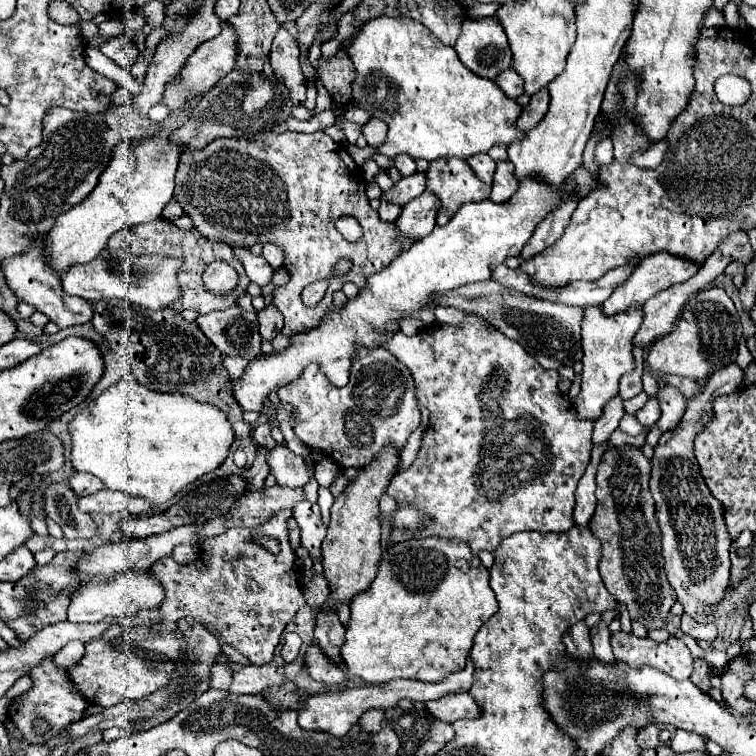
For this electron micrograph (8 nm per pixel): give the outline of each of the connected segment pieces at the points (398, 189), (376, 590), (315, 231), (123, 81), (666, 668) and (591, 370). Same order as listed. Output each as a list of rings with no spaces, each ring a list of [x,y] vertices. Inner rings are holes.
[[[415,172],[413,176],[401,178],[389,192],[385,192],[385,198],[393,204],[405,206],[407,202],[411,202],[413,198],[417,198],[423,190],[425,190],[425,174],[423,172]]]
[[[423,538],[423,540],[407,540],[401,544],[391,546],[389,552],[383,554],[381,564],[379,564],[379,572],[375,576],[375,580],[371,582],[371,586],[367,588],[367,592],[357,594],[351,600],[351,620],[347,626],[347,634],[345,634],[345,644],[341,646],[341,656],[345,660],[345,668],[351,676],[359,676],[363,678],[367,684],[375,684],[375,686],[383,686],[389,680],[395,678],[411,678],[411,680],[423,680],[423,682],[439,682],[441,678],[445,678],[451,672],[459,672],[465,668],[467,660],[469,660],[469,652],[473,646],[473,636],[479,632],[479,628],[497,612],[497,600],[495,600],[495,592],[489,586],[489,570],[481,564],[481,560],[477,556],[471,554],[469,546],[465,540],[459,538]]]
[[[261,132],[255,136],[239,136],[239,138],[217,138],[201,152],[183,154],[179,160],[179,168],[175,174],[175,200],[183,206],[185,214],[195,222],[195,228],[207,238],[227,242],[235,248],[249,248],[253,244],[273,242],[281,246],[285,252],[285,268],[291,274],[287,286],[277,288],[273,294],[273,304],[285,318],[283,334],[293,336],[305,330],[317,328],[333,306],[333,292],[341,290],[345,282],[353,282],[359,290],[365,288],[365,282],[371,274],[381,272],[393,258],[401,252],[409,250],[417,240],[403,236],[393,222],[379,220],[377,210],[369,206],[365,196],[365,182],[361,178],[359,166],[349,156],[343,144],[333,142],[323,132],[301,134],[301,132]],[[341,216],[355,216],[361,222],[363,238],[357,242],[347,242],[335,228],[335,222]],[[349,258],[353,268],[347,276],[333,276],[333,266],[337,260]],[[329,278],[329,288],[323,300],[309,308],[301,300],[301,292],[305,286]]]
[[[87,48],[87,50],[85,50],[85,60],[87,60],[87,64],[89,64],[95,72],[99,72],[99,74],[103,74],[103,76],[119,82],[123,88],[127,88],[131,96],[140,92],[141,87],[134,80],[133,76],[131,76],[127,70],[119,68],[119,66],[117,66],[115,62],[111,62],[109,58],[105,58],[105,56],[101,54],[101,50],[97,50],[97,48]]]
[[[617,632],[611,636],[611,648],[619,662],[641,668],[651,666],[677,680],[687,680],[693,670],[693,658],[683,640],[671,636],[665,642],[655,642],[651,638],[637,638],[633,634]]]
[[[585,306],[585,318],[581,322],[581,346],[583,346],[583,372],[581,392],[575,398],[579,418],[597,420],[603,414],[603,406],[609,398],[619,394],[619,378],[633,370],[633,336],[643,320],[641,306],[631,306],[627,312],[605,316],[601,306]]]

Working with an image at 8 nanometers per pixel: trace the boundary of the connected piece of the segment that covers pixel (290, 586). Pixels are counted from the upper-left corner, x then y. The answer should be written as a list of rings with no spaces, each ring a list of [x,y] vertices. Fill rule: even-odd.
[[[283,510],[281,514],[277,514],[277,518],[259,524],[255,528],[231,528],[219,536],[213,538],[205,538],[203,540],[203,548],[199,552],[199,558],[193,564],[178,564],[173,558],[161,558],[157,560],[151,568],[155,572],[155,576],[161,580],[161,584],[167,590],[167,598],[161,604],[161,608],[157,610],[145,610],[141,614],[137,614],[137,620],[133,620],[133,626],[143,624],[149,626],[151,634],[171,634],[173,630],[177,630],[177,622],[181,618],[191,616],[193,620],[201,622],[203,626],[207,626],[213,634],[221,636],[221,640],[233,648],[237,648],[243,656],[247,656],[251,660],[251,664],[255,666],[263,666],[267,662],[271,662],[275,646],[279,644],[279,636],[283,634],[287,622],[297,614],[297,610],[301,606],[305,606],[305,598],[303,598],[303,590],[301,590],[301,568],[297,566],[297,556],[289,546],[289,530],[287,530],[287,520],[291,518],[291,510]],[[255,534],[265,534],[265,536],[273,536],[277,540],[281,540],[283,550],[279,554],[269,554],[265,548],[261,548],[259,544],[249,542],[249,536]]]

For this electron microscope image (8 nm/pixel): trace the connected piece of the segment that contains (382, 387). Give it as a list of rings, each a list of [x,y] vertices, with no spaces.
[[[355,346],[355,356],[353,356],[353,364],[351,364],[351,378],[343,388],[335,388],[331,386],[331,382],[327,380],[327,376],[321,372],[321,368],[317,364],[309,364],[303,374],[285,384],[277,394],[279,400],[287,402],[293,406],[293,432],[301,438],[301,442],[305,442],[307,448],[311,450],[319,450],[325,456],[333,456],[333,462],[339,464],[341,468],[361,468],[365,464],[369,464],[383,446],[393,444],[397,450],[401,450],[407,444],[409,434],[419,426],[419,408],[417,408],[417,398],[415,398],[415,386],[413,386],[413,378],[409,374],[409,370],[397,362],[397,358],[393,358],[387,350],[383,348],[361,348]]]

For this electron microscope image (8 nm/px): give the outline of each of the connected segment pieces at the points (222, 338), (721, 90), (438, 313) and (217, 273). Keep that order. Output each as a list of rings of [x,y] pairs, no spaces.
[[[231,306],[199,316],[197,324],[201,324],[205,336],[225,356],[243,356],[253,360],[257,358],[257,354],[261,354],[257,310],[243,310],[239,306]]]
[[[721,76],[715,82],[717,98],[727,106],[743,106],[751,96],[751,84],[741,76]]]
[[[437,306],[435,308],[435,318],[439,324],[455,324],[455,322],[463,322],[465,312],[459,308],[447,308],[447,306]]]
[[[213,262],[205,268],[203,272],[203,282],[207,286],[207,290],[223,296],[229,290],[233,290],[233,286],[237,284],[237,272],[227,264],[221,262]]]

